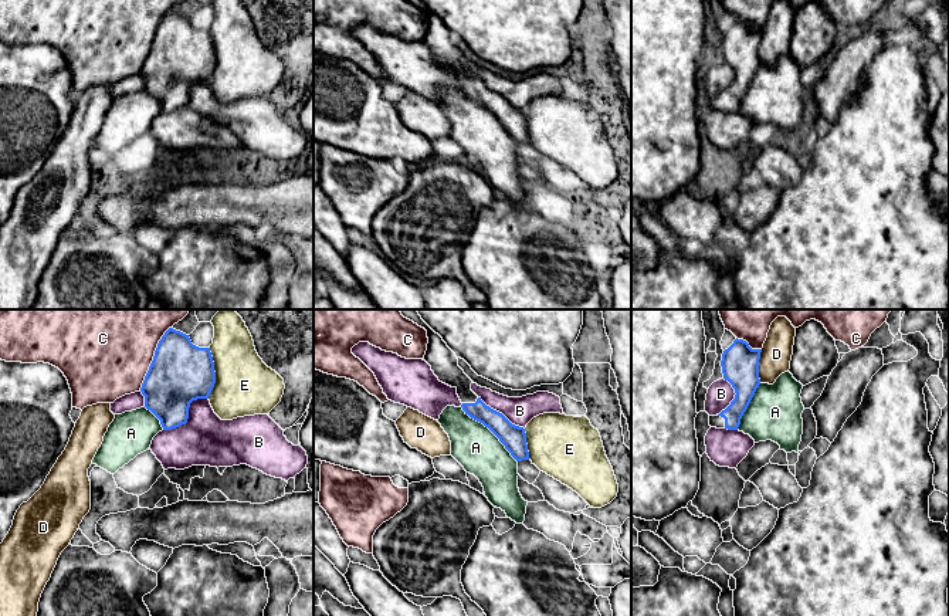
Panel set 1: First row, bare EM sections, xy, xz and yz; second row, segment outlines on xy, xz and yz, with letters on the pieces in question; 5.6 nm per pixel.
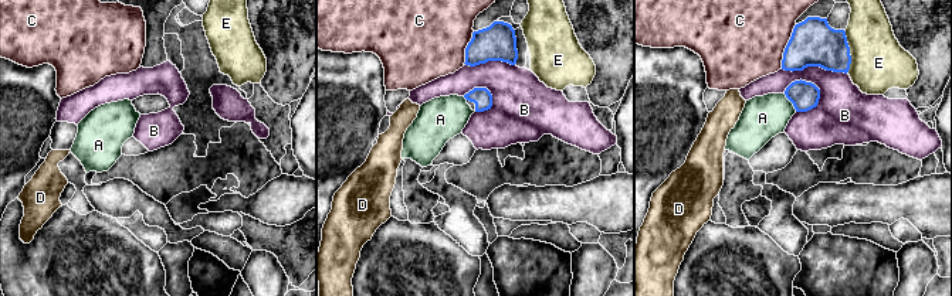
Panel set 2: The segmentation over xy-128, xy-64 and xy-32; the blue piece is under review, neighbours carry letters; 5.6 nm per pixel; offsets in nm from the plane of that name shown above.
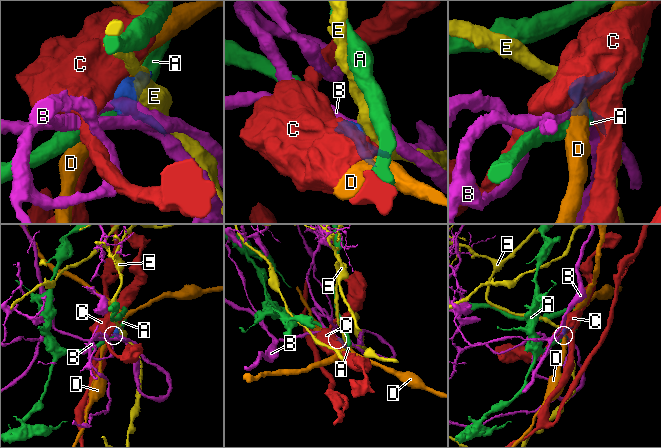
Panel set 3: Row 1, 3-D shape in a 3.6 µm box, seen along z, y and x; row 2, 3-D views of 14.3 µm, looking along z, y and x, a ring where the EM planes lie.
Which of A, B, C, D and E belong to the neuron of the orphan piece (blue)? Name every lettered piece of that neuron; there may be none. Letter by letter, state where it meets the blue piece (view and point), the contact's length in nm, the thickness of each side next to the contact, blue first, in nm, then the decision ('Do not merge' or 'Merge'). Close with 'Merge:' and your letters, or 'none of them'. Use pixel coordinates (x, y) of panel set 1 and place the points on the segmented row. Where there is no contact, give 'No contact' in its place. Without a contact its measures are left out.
A: Touches blue at xz (491, 430). Shared border 440 nm. Thickness 140 nm (blue) against 260 nm. Do not merge
B: Touches blue at xy (187, 416). Shared border 320 nm. Thickness 340 nm (blue) against 280 nm. Do not merge
C: Touches blue at xy (153, 358). Shared border 400 nm. Thickness 360 nm (blue) against 480 nm. Do not merge
D: Touches blue at yz (758, 366). Shared border 190 nm. Thickness 220 nm (blue) against 180 nm. Do not merge
E: Touches blue at xy (214, 374). Shared border 280 nm. Thickness 360 nm (blue) against 340 nm. Do not merge
Merge: none of them

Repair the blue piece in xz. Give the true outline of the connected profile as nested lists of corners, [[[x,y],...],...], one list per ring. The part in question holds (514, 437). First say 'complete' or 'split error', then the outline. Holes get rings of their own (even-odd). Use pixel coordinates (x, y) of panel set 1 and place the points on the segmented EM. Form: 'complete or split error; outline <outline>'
split error; outline [[[399,309],[401,315],[427,331],[427,351],[424,359],[440,382],[455,387],[461,407],[471,419],[488,427],[516,461],[529,460],[526,433],[523,427],[512,424],[502,413],[487,406],[471,390],[472,380],[458,366],[455,353],[443,338],[435,334],[416,309]]]

